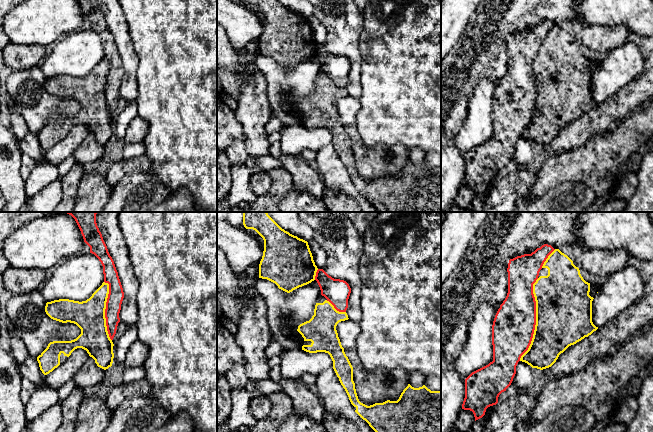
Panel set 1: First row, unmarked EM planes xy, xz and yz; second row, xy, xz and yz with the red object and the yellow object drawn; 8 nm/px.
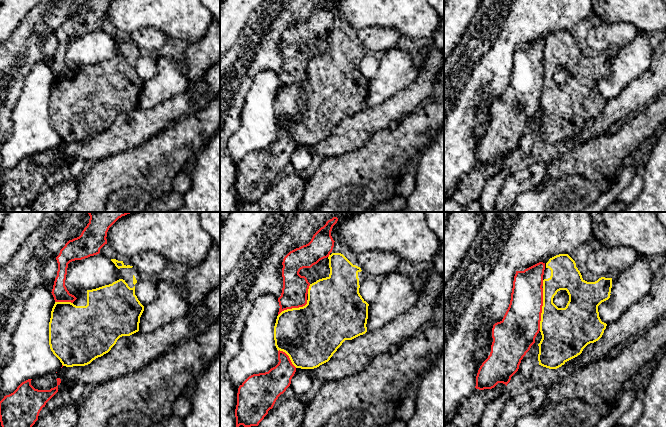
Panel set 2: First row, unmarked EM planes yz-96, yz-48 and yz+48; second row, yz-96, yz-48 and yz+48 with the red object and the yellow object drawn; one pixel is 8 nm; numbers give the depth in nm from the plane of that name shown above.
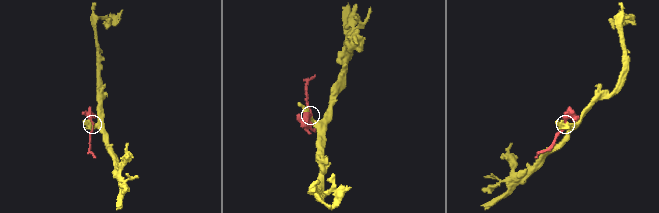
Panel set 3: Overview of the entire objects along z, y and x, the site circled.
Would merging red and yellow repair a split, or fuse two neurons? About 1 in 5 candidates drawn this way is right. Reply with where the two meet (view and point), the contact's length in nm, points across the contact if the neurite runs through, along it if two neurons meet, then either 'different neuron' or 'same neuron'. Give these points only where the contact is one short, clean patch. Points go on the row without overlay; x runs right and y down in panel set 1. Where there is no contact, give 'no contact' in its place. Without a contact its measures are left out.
yz (535, 95) | 700 nm | different neuron

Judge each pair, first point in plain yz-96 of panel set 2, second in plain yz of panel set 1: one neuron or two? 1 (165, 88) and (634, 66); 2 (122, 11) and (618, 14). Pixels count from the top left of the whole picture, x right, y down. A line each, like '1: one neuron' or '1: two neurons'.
1: one neuron
2: one neuron

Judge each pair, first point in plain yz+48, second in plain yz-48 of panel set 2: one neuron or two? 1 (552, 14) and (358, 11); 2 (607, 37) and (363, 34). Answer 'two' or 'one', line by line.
1: two
2: one

